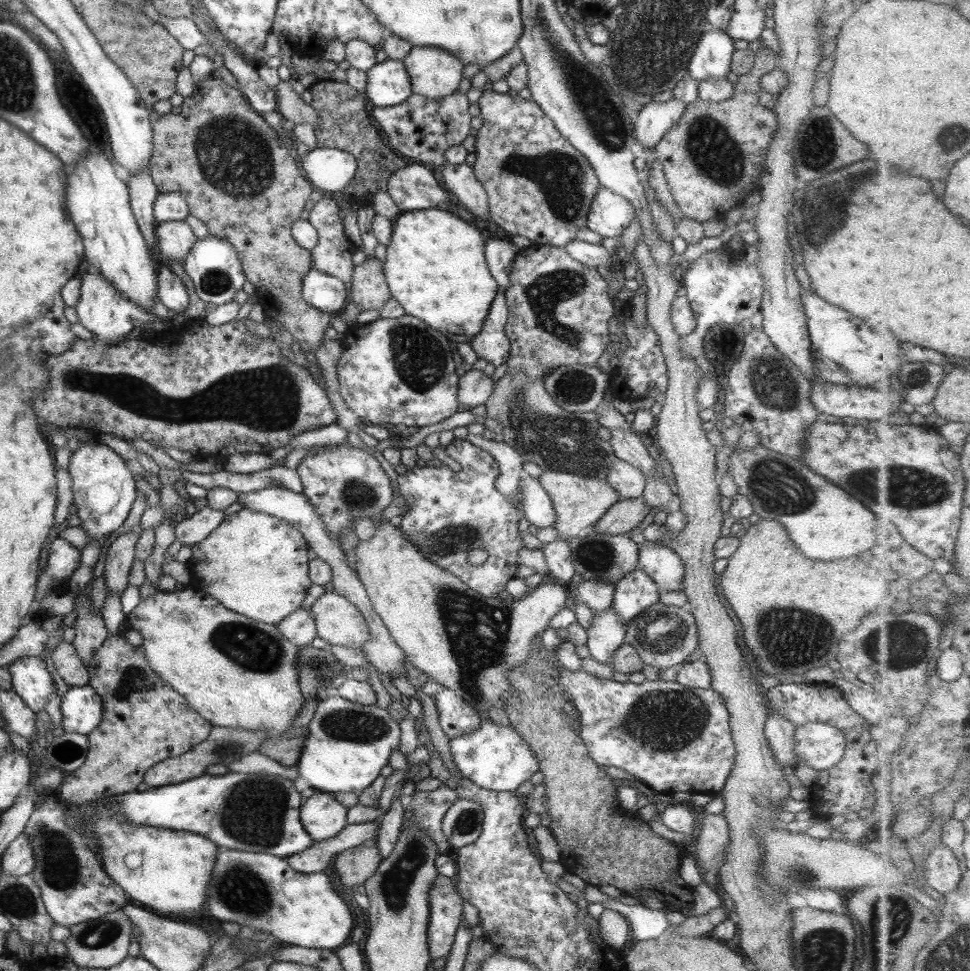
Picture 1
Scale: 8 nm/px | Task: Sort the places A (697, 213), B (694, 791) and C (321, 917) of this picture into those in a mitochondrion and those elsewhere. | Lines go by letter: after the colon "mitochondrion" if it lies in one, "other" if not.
A: other
B: other
C: other

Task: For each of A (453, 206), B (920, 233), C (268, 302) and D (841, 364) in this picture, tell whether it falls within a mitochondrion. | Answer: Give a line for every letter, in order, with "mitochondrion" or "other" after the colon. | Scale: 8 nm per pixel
A: other
B: other
C: other
D: other

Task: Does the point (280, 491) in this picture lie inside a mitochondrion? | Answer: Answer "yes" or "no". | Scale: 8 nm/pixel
no

